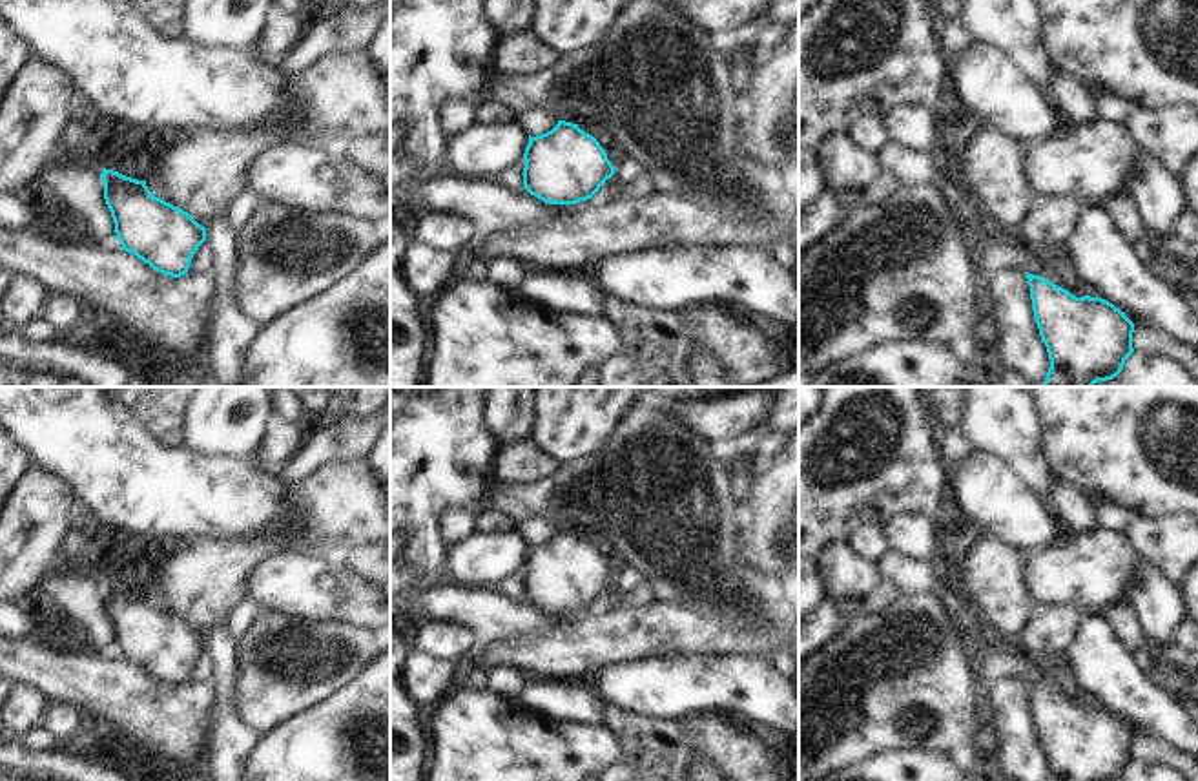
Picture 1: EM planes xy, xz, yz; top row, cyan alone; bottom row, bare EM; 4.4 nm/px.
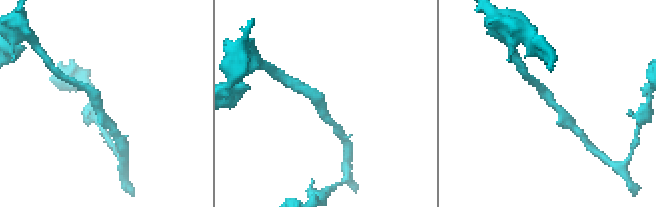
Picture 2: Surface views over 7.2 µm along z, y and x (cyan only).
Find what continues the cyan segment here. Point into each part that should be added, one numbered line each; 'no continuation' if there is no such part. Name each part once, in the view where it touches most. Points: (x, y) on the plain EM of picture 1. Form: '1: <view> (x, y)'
no continuation

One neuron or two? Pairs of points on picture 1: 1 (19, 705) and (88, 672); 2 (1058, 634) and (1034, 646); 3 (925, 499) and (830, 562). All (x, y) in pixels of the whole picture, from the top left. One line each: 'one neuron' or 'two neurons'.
1: two neurons
2: one neuron
3: two neurons

